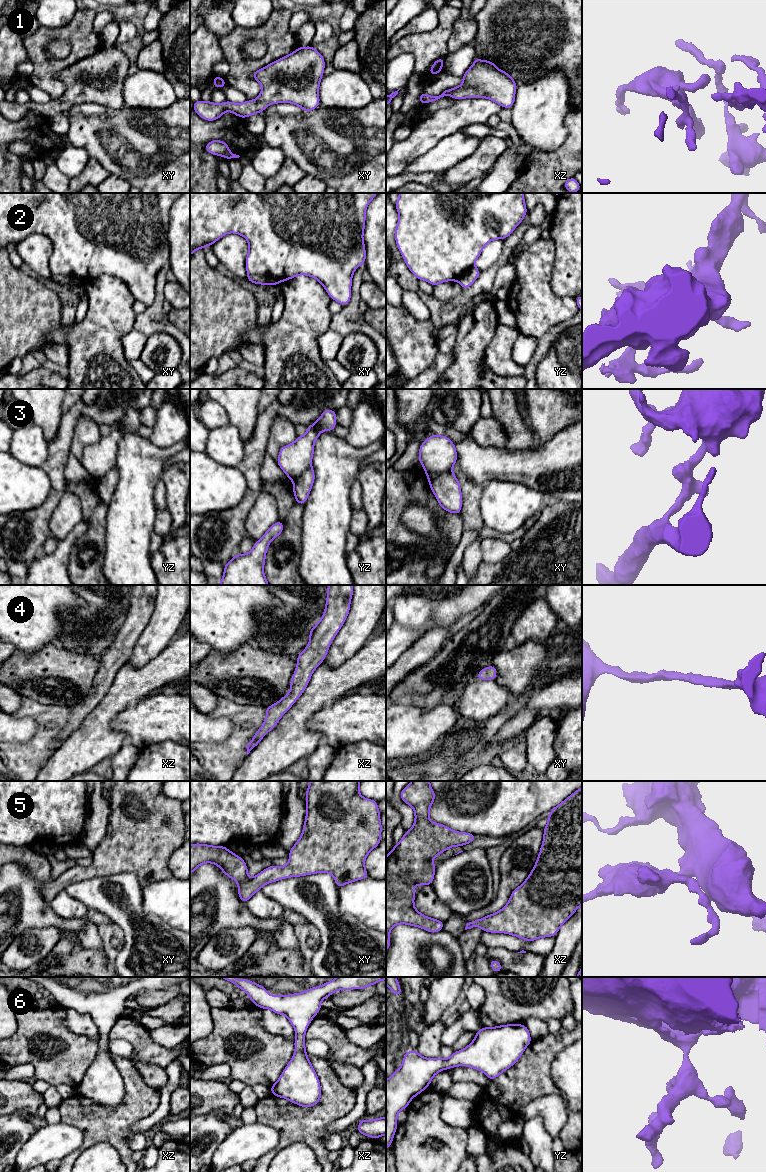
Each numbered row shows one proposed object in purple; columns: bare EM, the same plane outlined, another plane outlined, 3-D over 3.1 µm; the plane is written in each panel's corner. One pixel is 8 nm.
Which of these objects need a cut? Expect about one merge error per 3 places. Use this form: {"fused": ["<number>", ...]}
{"fused": ["2", "3"]}

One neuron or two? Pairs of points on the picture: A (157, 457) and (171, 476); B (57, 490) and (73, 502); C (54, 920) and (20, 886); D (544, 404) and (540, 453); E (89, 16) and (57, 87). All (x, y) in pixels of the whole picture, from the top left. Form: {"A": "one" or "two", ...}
{"A": "two", "B": "two", "C": "one", "D": "two", "E": "one"}

